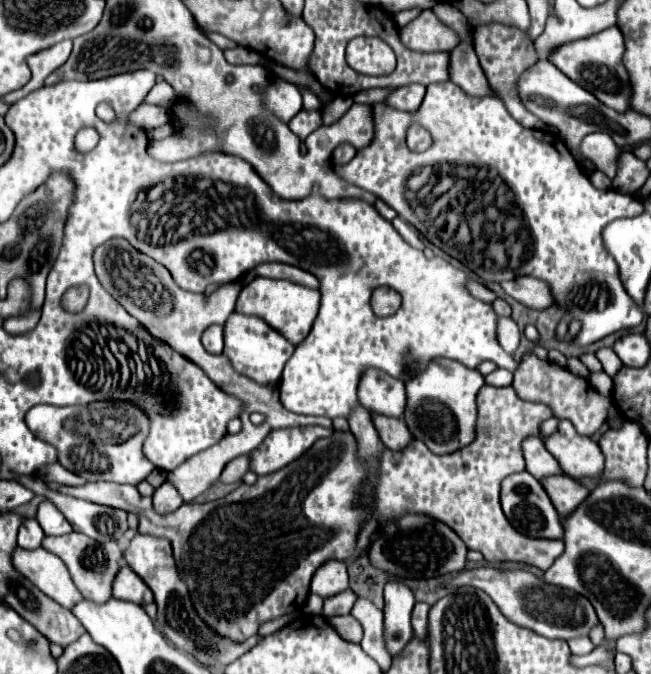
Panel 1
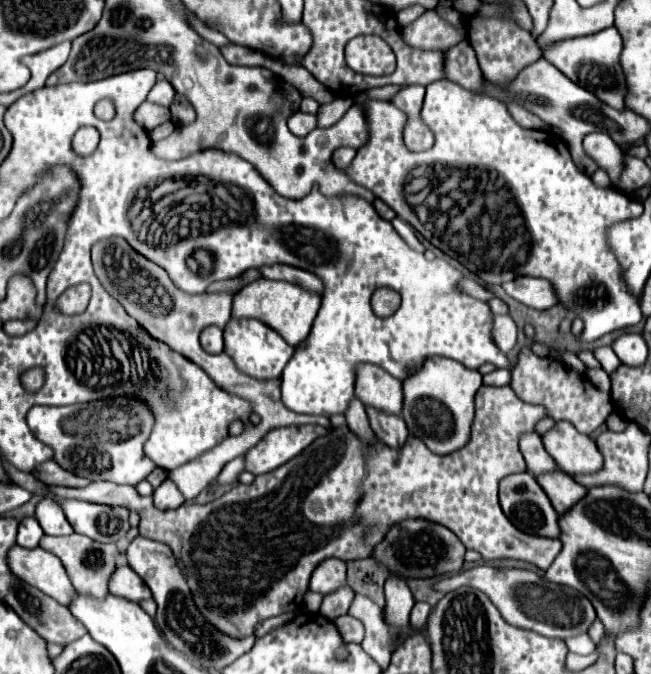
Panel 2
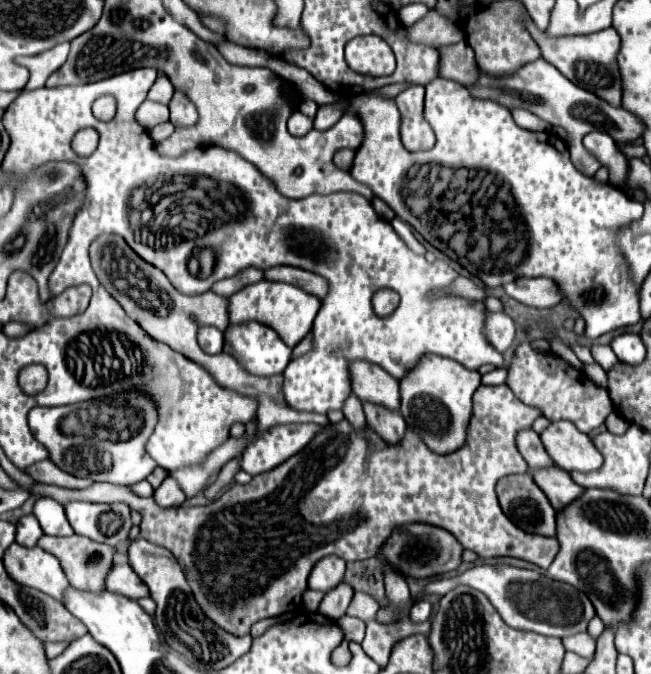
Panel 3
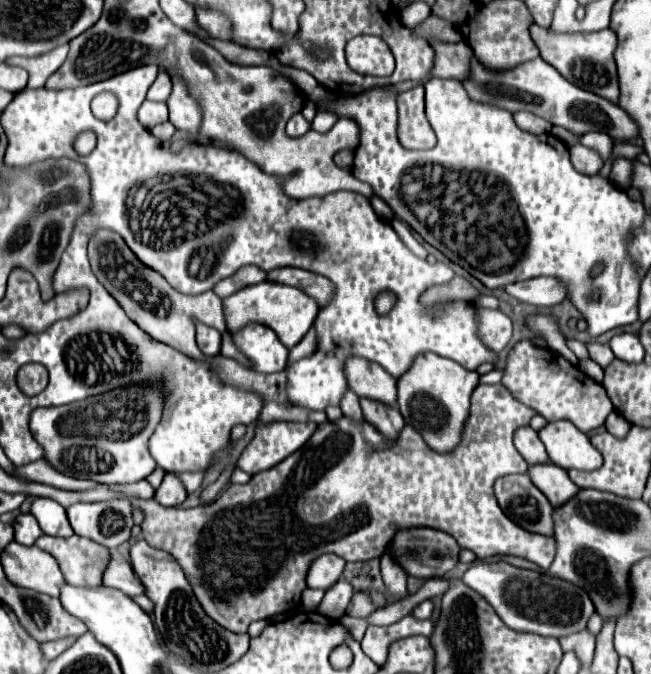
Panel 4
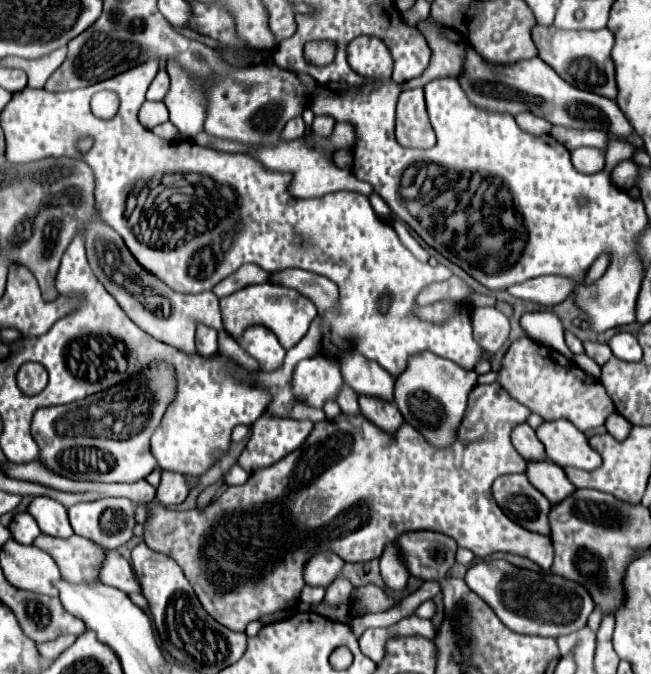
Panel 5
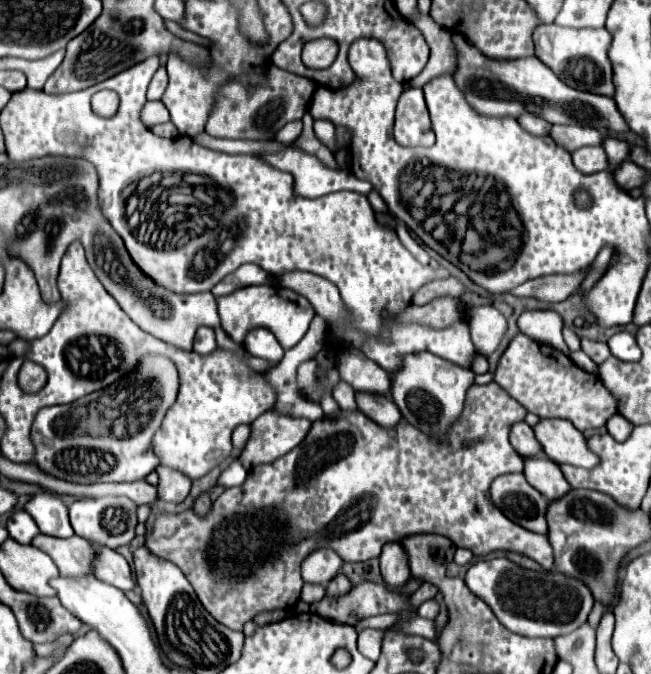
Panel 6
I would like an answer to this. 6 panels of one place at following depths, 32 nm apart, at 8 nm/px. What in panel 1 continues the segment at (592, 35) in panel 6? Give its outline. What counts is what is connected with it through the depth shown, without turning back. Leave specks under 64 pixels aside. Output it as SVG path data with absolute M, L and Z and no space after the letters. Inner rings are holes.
M606 28L604 32L598 32L596 36L590 36L588 40L576 40L576 44L564 44L560 52L552 54L552 64L560 68L570 80L574 80L578 86L590 90L602 104L608 108L620 108L622 112L630 110L630 98L632 98L632 84L628 70L622 62L624 56L624 36L620 28Z

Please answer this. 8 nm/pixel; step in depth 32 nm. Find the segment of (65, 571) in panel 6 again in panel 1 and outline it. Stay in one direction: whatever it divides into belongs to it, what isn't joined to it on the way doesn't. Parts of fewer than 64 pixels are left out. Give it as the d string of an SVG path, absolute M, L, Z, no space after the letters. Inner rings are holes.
M70 532L64 536L46 536L42 548L62 558L62 562L68 566L72 574L72 580L78 584L78 590L82 592L86 600L104 604L112 598L112 584L114 584L116 574L120 572L120 560L122 560L122 550L116 540L96 542L80 532Z

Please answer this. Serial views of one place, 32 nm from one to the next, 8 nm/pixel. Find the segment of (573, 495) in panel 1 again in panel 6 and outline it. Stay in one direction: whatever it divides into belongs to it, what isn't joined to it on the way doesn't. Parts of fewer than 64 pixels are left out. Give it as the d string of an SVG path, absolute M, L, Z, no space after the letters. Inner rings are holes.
M548 458L524 460L524 476L550 502L566 496L572 490L572 486L564 478L560 466L556 462L552 462L552 460L548 460Z

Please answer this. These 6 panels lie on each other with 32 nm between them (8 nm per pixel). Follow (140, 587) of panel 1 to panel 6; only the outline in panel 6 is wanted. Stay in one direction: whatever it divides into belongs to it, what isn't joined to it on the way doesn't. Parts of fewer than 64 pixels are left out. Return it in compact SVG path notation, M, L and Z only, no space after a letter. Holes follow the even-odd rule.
M98 546L98 560L96 560L96 578L100 578L106 584L112 584L124 592L136 590L136 582L132 580L130 566L124 556L120 556L116 550Z

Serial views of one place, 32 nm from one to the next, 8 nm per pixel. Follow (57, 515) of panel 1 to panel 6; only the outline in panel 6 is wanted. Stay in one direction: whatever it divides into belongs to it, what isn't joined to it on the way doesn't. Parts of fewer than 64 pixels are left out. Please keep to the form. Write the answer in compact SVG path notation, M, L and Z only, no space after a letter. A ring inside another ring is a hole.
M50 492L32 496L32 500L26 504L26 512L36 520L42 534L58 538L70 538L74 534L68 520L66 504Z

